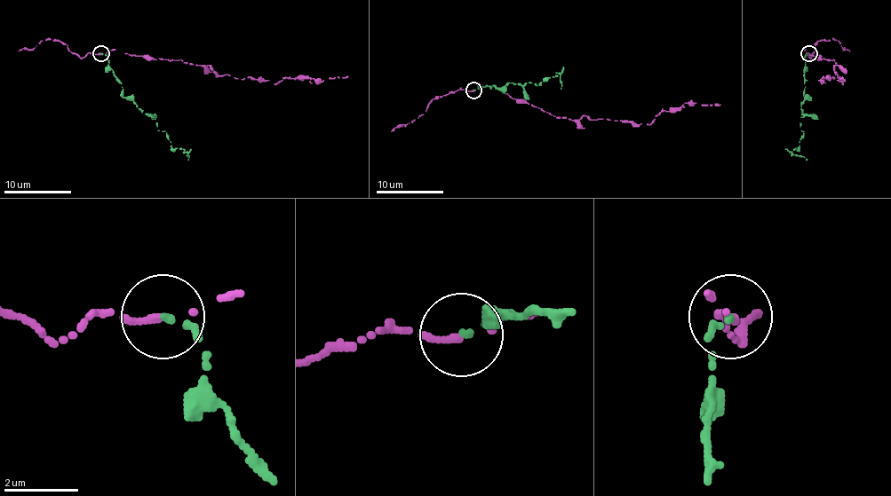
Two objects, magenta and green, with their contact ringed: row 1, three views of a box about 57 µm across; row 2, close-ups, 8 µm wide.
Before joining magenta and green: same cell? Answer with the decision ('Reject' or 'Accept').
Reject

